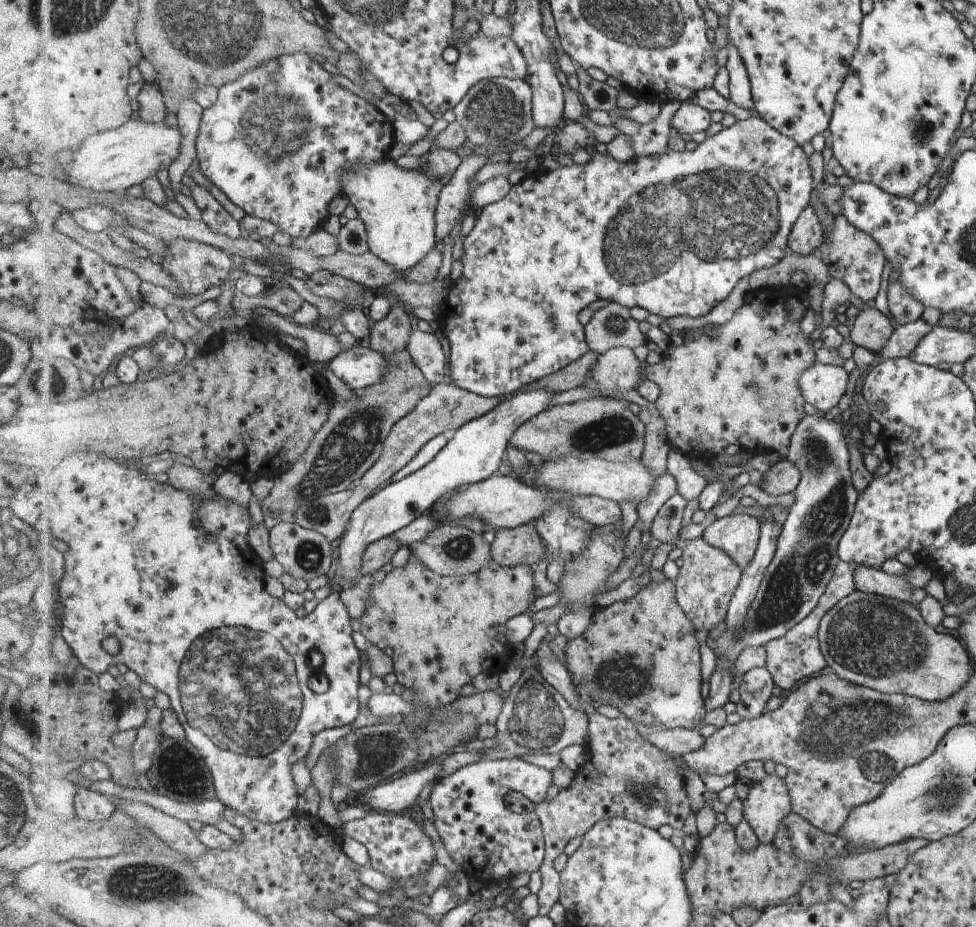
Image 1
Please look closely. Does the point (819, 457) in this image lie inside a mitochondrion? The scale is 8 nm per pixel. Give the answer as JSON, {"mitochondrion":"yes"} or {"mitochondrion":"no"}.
{"mitochondrion":"yes"}

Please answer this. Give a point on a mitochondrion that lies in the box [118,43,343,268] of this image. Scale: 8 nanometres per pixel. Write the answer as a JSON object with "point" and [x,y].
{"point":[273,125]}

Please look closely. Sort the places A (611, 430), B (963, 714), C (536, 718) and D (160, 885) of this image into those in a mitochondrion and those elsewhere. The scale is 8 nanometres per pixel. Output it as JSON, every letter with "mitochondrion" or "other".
{"A":"mitochondrion","B":"other","C":"mitochondrion","D":"mitochondrion"}

